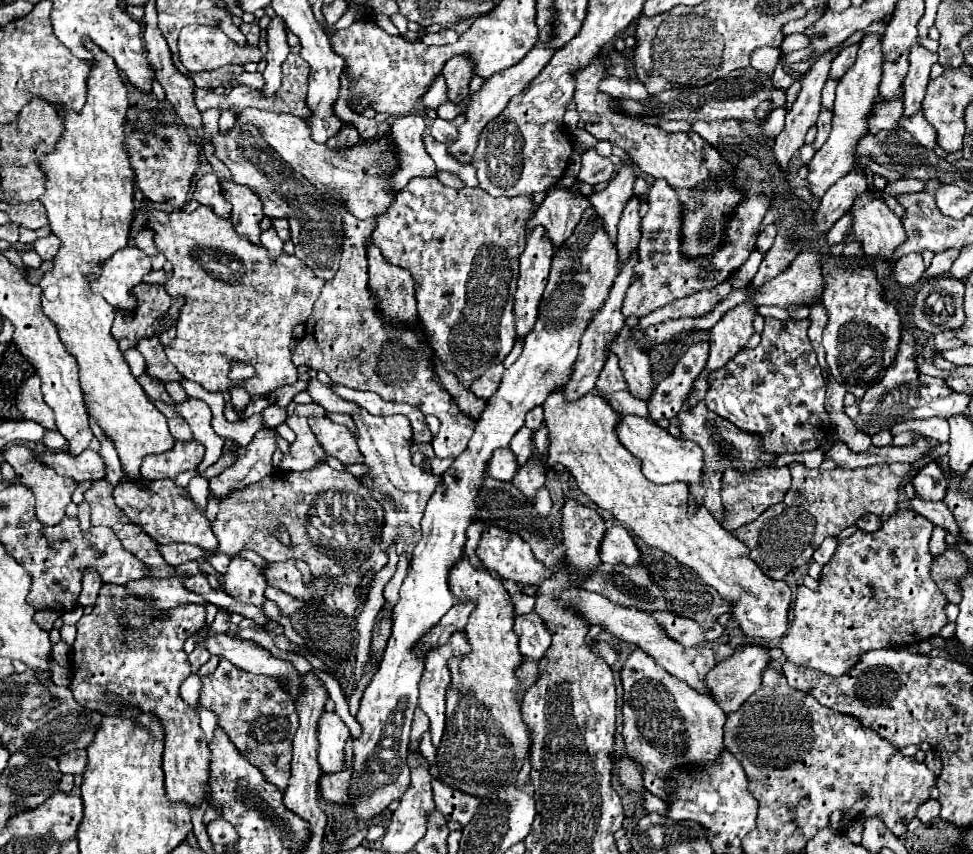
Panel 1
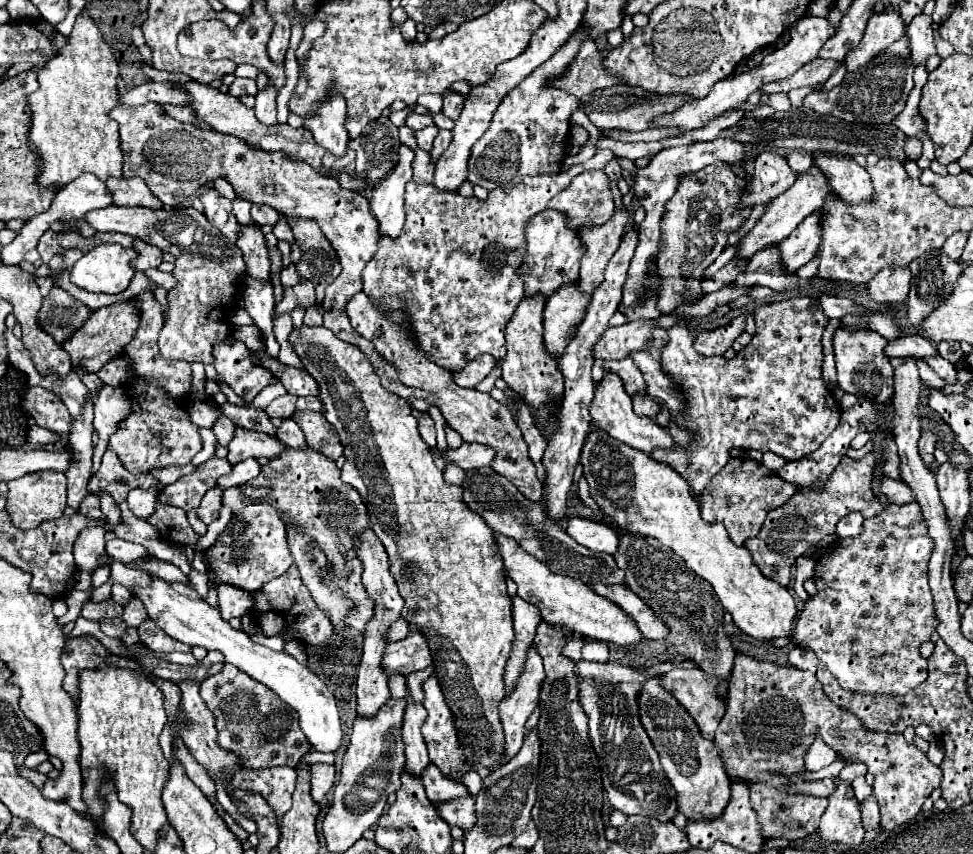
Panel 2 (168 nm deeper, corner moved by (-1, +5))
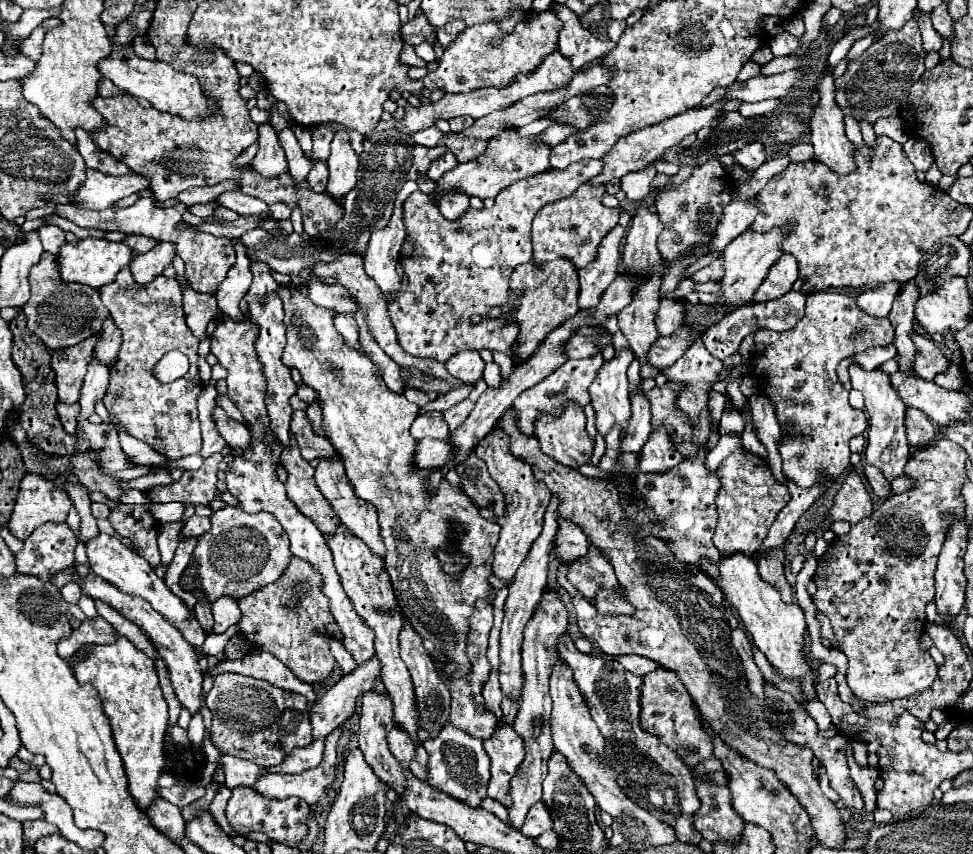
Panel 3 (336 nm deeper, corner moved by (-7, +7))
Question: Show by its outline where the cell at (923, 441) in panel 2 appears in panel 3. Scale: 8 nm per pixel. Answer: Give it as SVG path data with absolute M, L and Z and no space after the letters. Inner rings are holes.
M907 408L907 440L913 448L925 448L929 446L935 436L937 436L937 428L931 424L931 420L927 420L927 416L919 410L919 408Z

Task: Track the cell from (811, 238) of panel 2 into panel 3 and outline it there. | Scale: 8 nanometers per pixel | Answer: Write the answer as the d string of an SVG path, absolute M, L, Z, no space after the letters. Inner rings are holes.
M785 254L769 268L767 278L757 288L753 300L755 302L767 302L767 300L781 298L783 294L787 294L791 290L791 286L797 278L799 278L797 258L793 254Z

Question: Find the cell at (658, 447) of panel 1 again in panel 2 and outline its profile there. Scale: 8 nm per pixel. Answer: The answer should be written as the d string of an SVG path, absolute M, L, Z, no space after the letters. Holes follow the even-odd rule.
M605 374L603 380L595 386L595 396L589 406L589 414L591 414L591 428L593 430L601 430L601 432L609 434L611 438L625 442L631 448L637 448L645 454L651 454L655 448L673 448L675 446L671 434L667 434L665 428L661 428L653 420L641 418L633 412L631 398L625 392L623 382L621 382L621 378L617 378L617 374Z

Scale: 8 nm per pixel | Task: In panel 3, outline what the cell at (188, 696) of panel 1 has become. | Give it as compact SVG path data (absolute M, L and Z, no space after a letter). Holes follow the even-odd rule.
M101 616L95 620L85 620L79 628L75 628L71 632L71 636L67 640L59 642L59 656L69 660L75 654L75 648L79 644L85 644L85 642L115 644L117 638L119 638L119 634L115 632L115 628L111 628L111 624L107 624Z

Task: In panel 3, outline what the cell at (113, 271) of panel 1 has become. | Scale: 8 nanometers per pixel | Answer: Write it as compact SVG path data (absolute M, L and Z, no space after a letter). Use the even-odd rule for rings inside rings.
M83 238L77 246L65 244L59 254L61 262L61 278L67 282L79 282L99 290L105 284L115 282L117 272L131 262L131 248L123 242L109 242L103 238Z

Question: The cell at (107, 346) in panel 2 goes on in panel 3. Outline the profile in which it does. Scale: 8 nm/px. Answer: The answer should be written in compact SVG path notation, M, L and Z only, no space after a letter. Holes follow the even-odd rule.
M97 332L75 346L59 348L53 352L51 368L55 374L59 374L59 384L57 384L59 400L63 400L67 404L79 402L81 382L87 374L87 366L93 358L93 350L99 340L101 340L101 334Z

